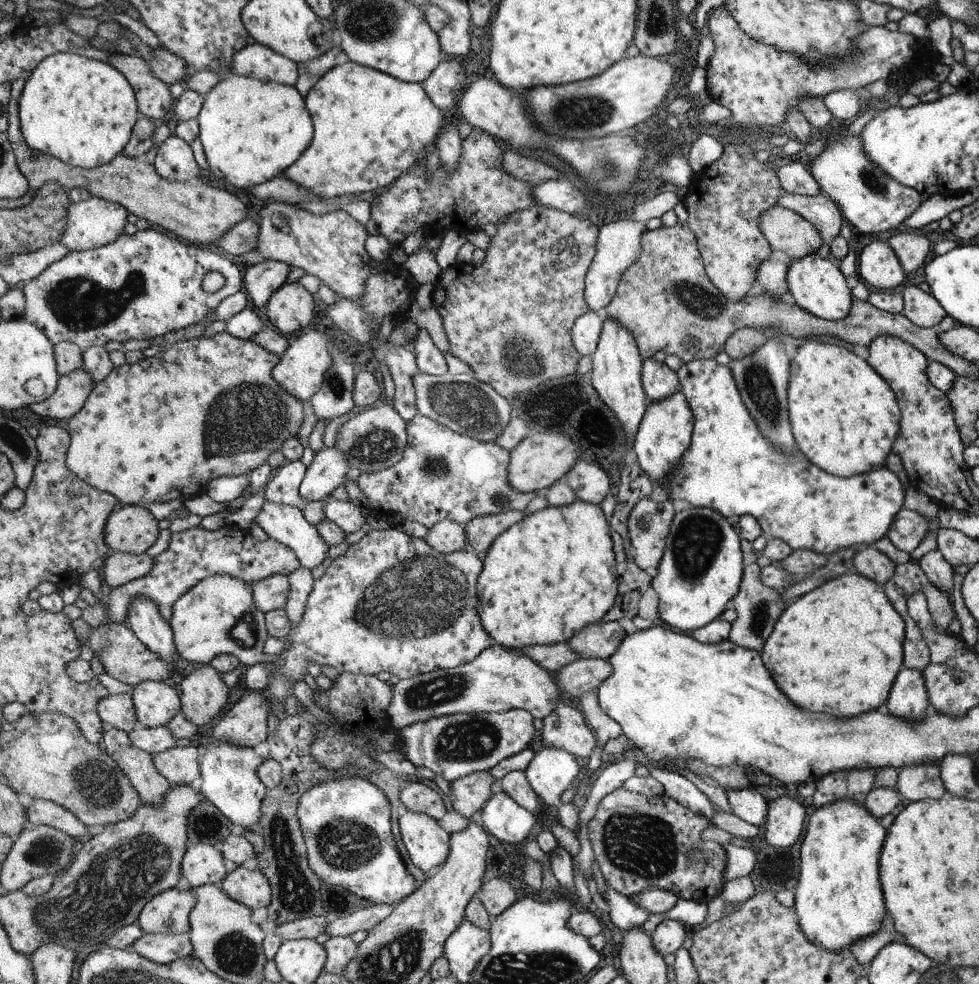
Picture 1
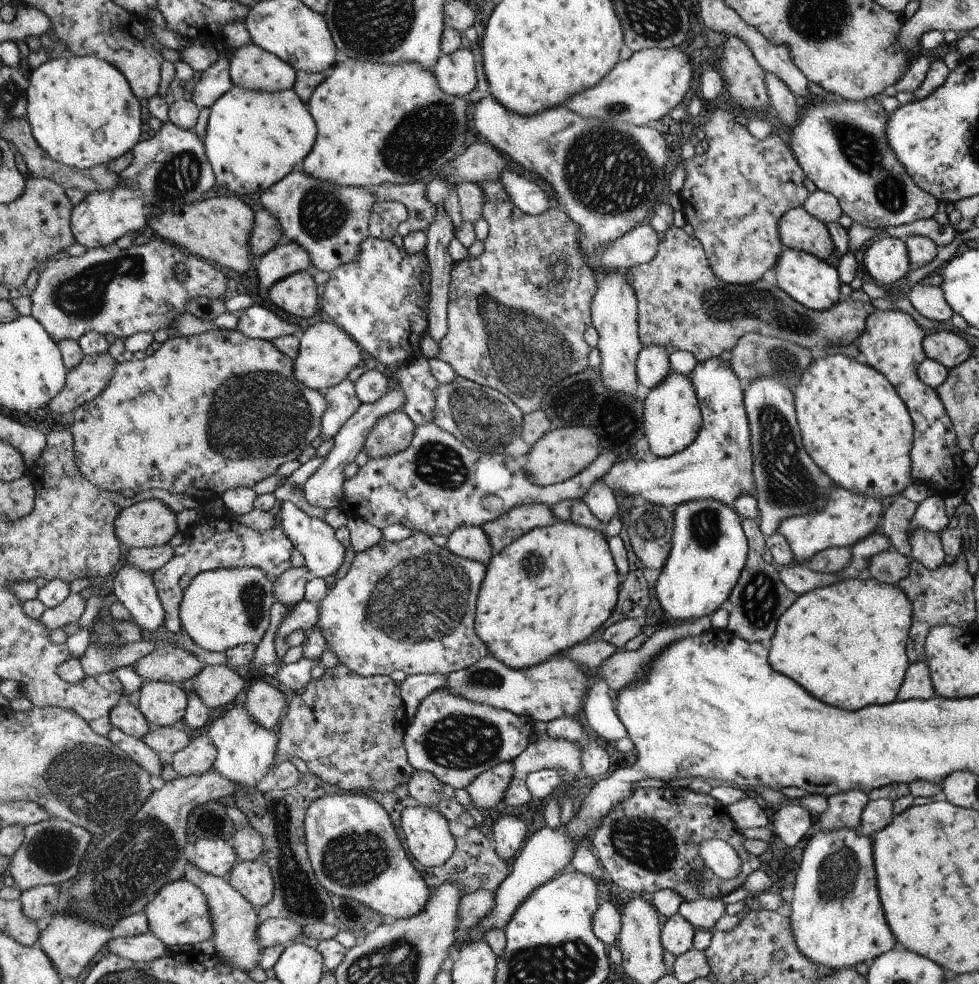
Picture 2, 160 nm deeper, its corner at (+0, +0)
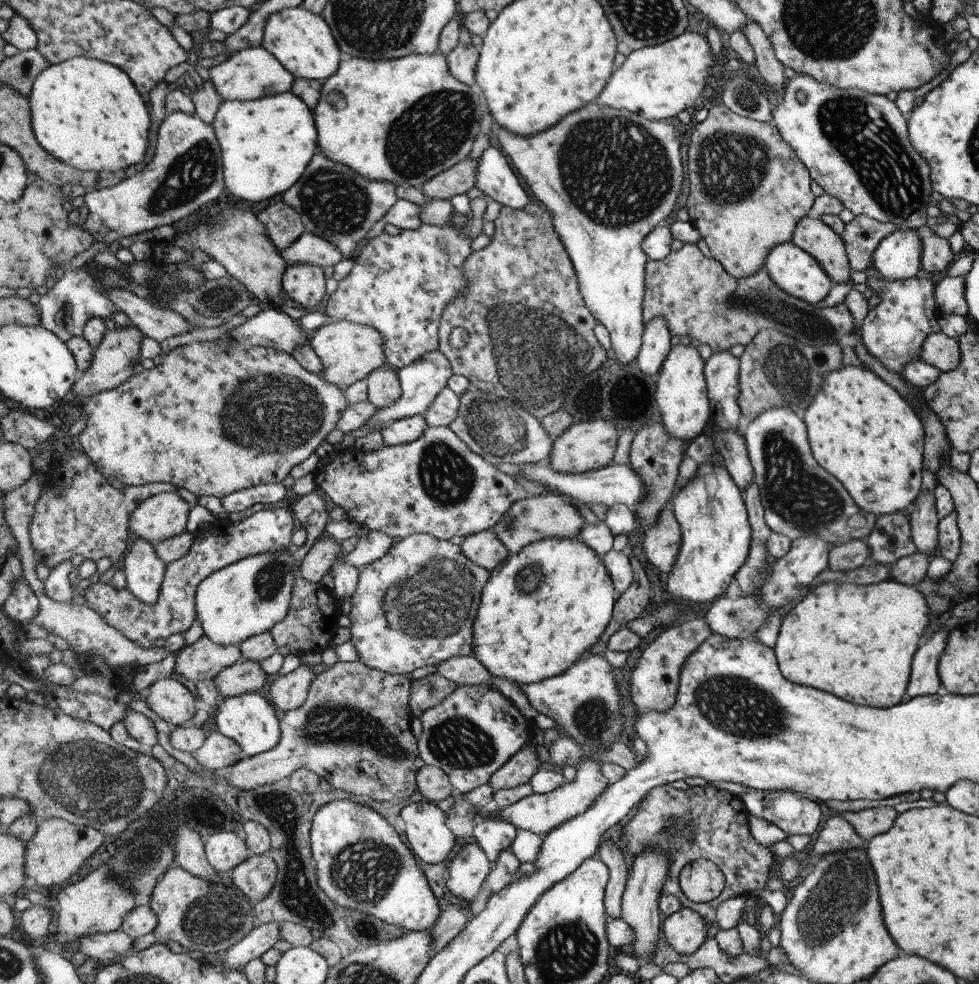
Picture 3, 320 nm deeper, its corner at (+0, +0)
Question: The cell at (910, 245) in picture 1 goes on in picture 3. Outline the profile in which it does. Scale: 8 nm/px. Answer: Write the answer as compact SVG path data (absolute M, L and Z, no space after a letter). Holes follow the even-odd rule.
M934 233L932 236L924 236L922 239L922 273L924 275L948 270L955 259L948 239Z

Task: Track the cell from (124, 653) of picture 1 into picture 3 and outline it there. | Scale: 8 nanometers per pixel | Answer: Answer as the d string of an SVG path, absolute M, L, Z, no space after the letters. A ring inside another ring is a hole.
M202 635L176 654L175 670L194 682L214 679L220 672L243 659L239 644L221 645Z

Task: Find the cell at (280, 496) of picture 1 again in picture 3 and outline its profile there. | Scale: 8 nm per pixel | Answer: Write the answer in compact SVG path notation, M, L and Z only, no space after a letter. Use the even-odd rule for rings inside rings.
M370 531L365 537L360 537L356 548L351 553L345 553L345 560L357 569L365 568L369 564L387 555L393 547L392 538L386 533Z

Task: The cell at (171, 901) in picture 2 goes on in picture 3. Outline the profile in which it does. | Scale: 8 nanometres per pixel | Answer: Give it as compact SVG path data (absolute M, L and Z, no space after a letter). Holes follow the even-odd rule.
M172 866L170 870L166 872L162 879L159 879L159 882L155 884L155 888L153 893L150 896L150 899L146 902L148 906L157 914L158 916L158 926L153 931L154 936L156 937L157 943L166 944L166 942L178 942L178 944L182 945L182 948L186 948L186 950L196 952L214 952L214 954L221 955L223 951L228 951L230 948L234 947L235 944L240 943L242 940L246 939L248 935L251 934L254 928L254 903L250 901L250 898L246 896L242 891L239 891L235 886L231 883L226 883L225 881L222 883L213 883L212 881L207 881L202 877L197 877L192 873L189 873L186 869L178 866Z

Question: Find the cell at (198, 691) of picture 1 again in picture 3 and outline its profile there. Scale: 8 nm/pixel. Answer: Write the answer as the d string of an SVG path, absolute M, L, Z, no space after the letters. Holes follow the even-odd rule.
M242 659L220 672L214 680L221 698L224 698L258 692L266 684L267 675L260 667L260 662Z

